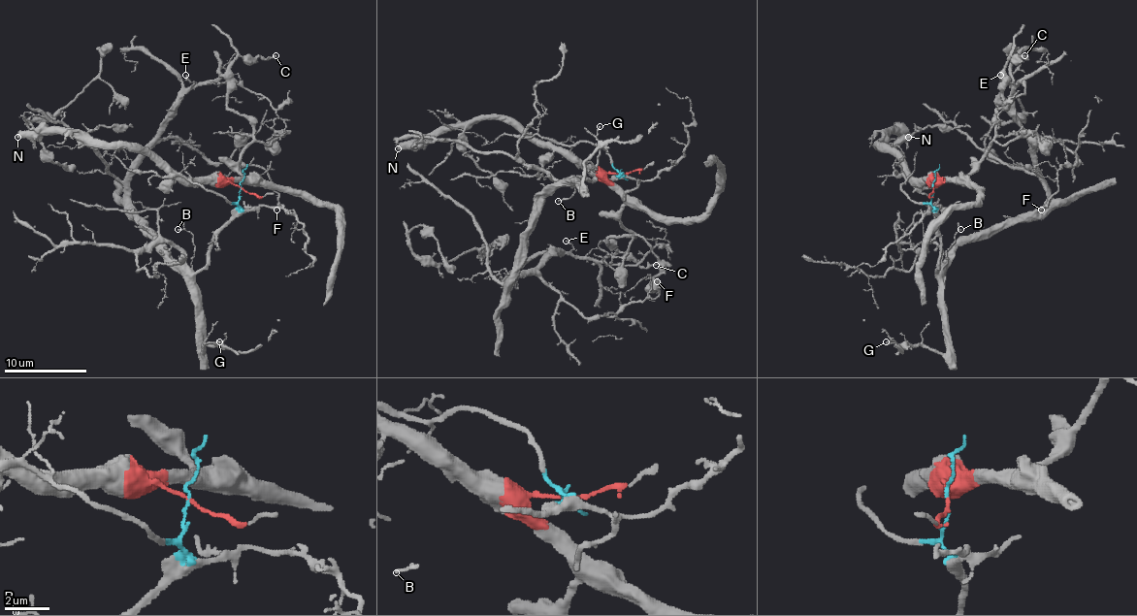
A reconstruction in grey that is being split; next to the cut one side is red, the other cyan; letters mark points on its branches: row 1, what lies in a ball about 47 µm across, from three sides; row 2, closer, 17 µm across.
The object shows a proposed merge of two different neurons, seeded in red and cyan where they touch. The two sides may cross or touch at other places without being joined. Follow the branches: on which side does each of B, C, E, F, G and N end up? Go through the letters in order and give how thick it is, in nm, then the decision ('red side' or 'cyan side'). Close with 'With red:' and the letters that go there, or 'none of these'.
B: 90 nm thick; cyan side
C: 200 nm thick; red side
E: 150 nm thick; cyan side
F: 100 nm thick; cyan side
G: 130 nm thick; cyan side
N: 480 nm thick; red side
With red: C, N

